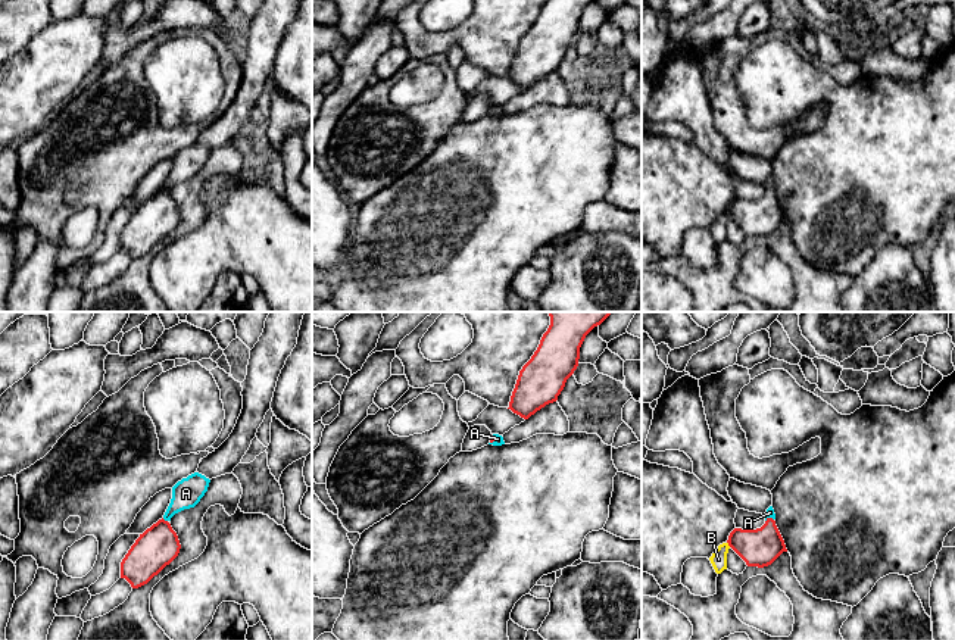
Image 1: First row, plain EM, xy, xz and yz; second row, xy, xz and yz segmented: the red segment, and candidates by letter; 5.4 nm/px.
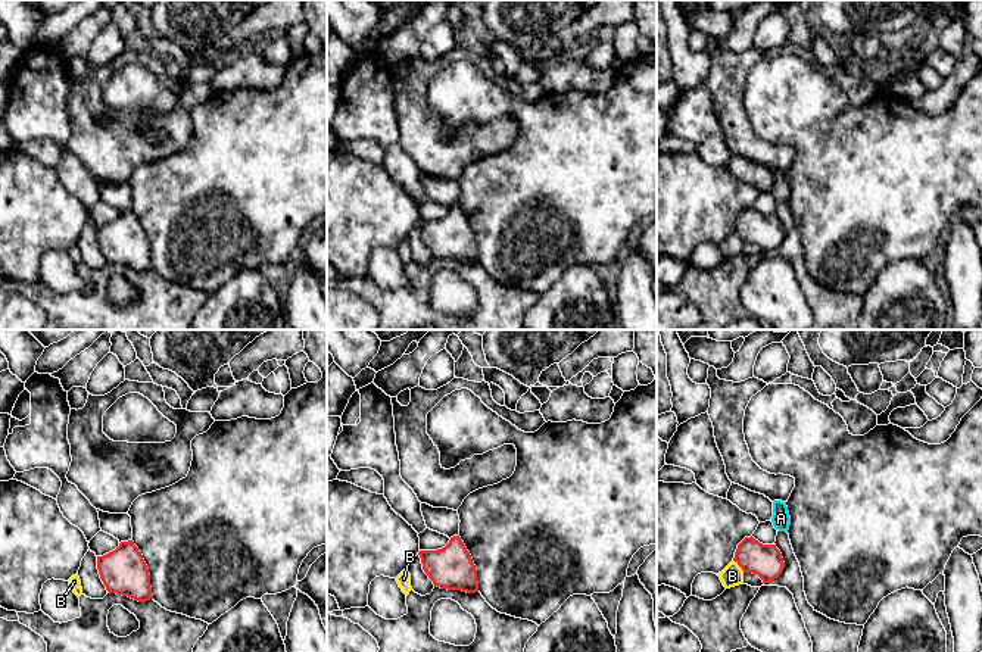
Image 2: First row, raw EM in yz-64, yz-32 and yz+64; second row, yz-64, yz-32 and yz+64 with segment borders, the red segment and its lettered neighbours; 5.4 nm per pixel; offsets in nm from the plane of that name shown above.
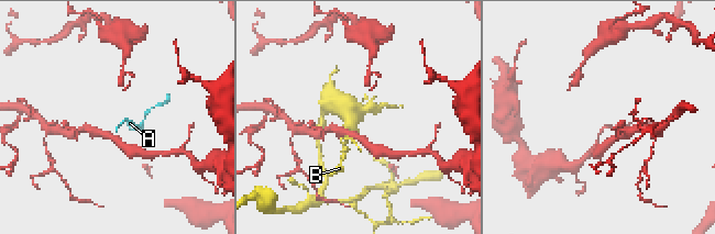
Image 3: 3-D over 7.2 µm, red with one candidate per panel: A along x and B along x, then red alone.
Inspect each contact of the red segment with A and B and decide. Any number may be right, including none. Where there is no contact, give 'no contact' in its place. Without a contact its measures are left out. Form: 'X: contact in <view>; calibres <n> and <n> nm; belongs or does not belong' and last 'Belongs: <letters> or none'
A: contact in xy; calibres 220 and 160 nm; belongs
B: contact in yz; calibres 220 and 90 nm; does not belong
Belongs: A

